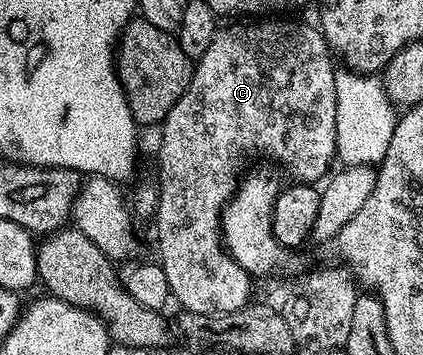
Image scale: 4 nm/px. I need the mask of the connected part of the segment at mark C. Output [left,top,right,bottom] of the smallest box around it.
[156,17,338,313]

